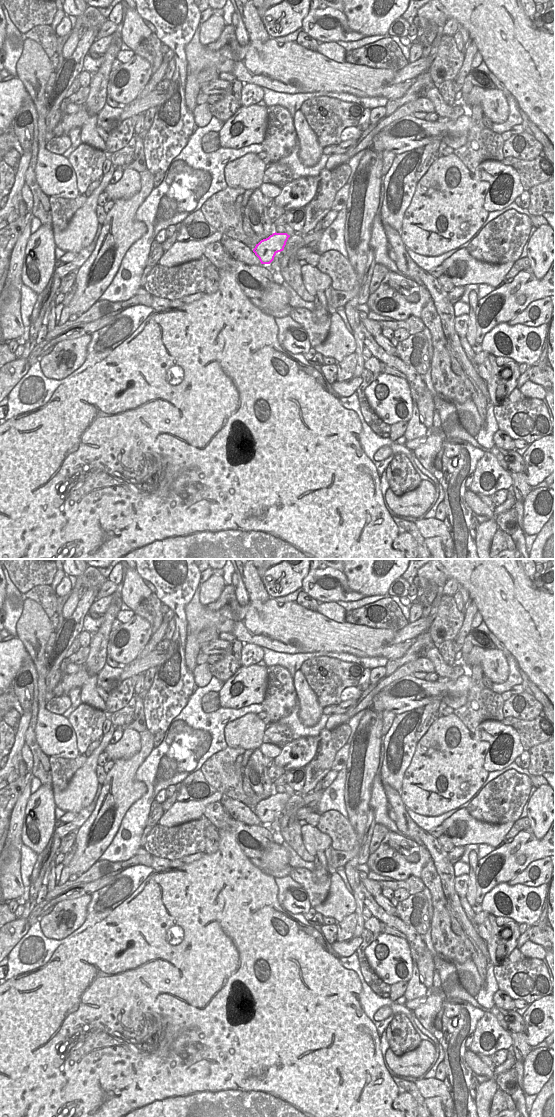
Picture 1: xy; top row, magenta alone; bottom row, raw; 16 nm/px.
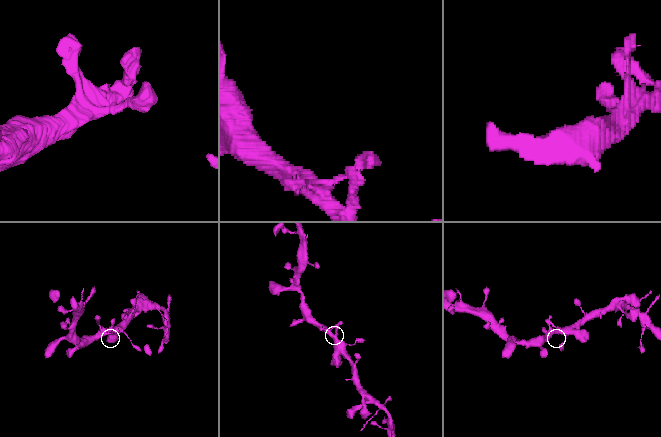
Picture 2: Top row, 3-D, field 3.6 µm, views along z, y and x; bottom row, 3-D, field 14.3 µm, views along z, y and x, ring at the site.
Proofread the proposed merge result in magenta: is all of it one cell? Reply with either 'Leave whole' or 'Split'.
Leave whole.

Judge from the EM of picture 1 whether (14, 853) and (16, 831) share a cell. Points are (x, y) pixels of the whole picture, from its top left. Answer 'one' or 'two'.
two

